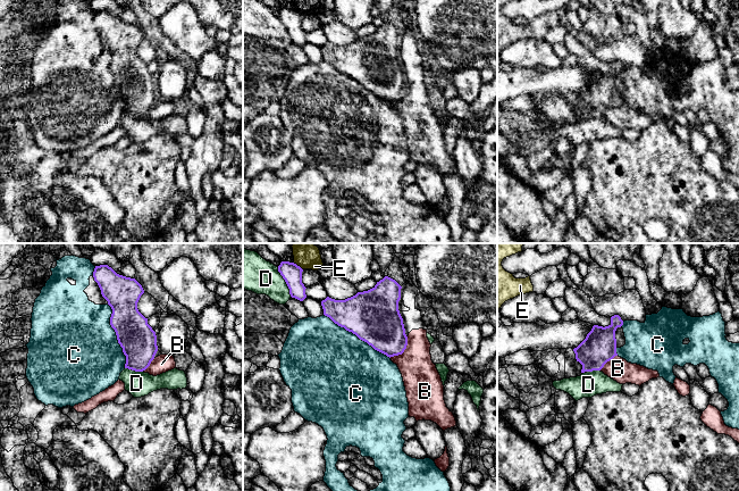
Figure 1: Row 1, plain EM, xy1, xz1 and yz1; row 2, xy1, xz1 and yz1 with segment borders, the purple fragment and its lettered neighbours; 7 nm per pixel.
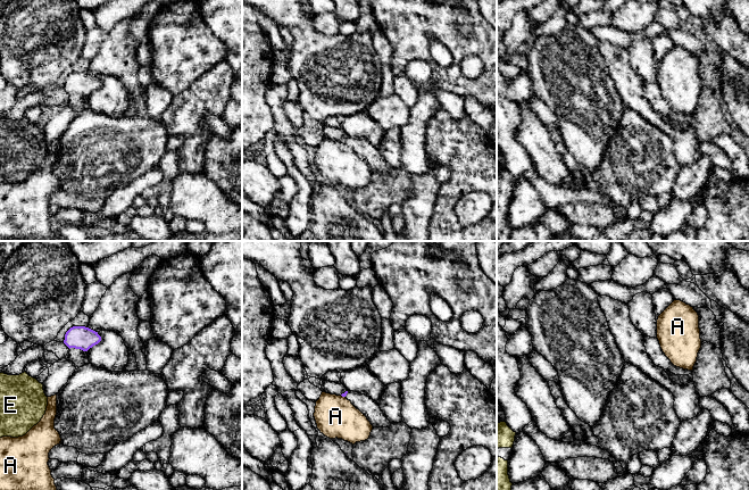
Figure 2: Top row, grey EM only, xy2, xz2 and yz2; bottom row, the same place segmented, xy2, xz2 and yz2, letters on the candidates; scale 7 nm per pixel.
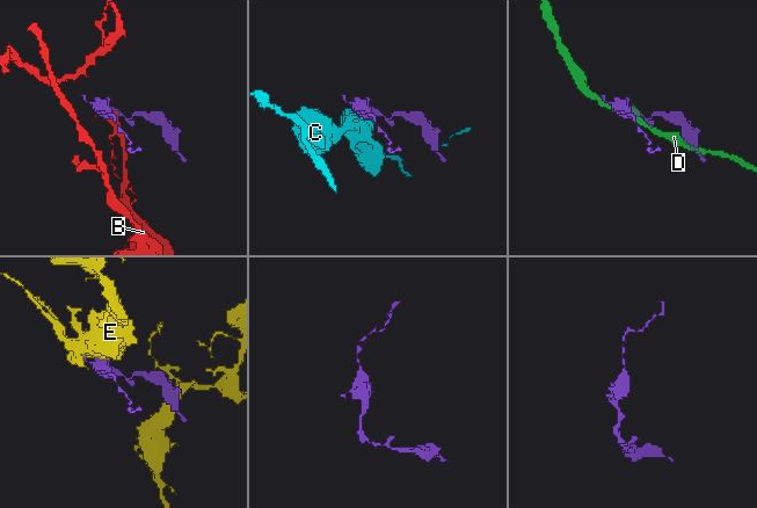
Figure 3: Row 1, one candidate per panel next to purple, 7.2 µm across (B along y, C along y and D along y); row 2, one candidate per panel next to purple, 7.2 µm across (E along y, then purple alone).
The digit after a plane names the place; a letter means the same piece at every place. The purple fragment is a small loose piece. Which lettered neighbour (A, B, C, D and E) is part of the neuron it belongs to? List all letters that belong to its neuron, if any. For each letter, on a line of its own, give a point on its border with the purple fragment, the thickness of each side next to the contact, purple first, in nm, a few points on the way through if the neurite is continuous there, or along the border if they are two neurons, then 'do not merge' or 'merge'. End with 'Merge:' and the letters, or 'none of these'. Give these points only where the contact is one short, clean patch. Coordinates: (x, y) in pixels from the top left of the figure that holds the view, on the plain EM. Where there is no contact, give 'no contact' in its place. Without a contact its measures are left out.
A: xz2 (343, 141) | 30/300 nm | along xz2 (341, 140), (344, 142) | do not merge
B: xz1 (403, 97) | 320/260 nm | along xz1 (408, 82), (405, 94), (401, 99), (389, 102) | do not merge
C: xz1 (357, 81) | 360/500 nm | do not merge
D: xz1 (285, 26) | 140/260 nm | do not merge
E: xz1 (296, 10) | 140/110 nm | do not merge
Merge: none of these

